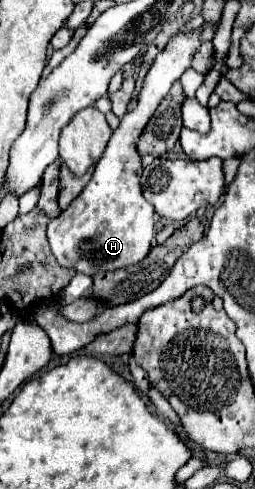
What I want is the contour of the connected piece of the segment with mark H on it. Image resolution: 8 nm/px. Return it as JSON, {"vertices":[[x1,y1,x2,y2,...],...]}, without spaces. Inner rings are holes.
{"vertices":[[203,23,197,29,177,33,165,49,155,57,149,73,143,79,143,87,133,101,133,107,121,119,121,125,113,131,111,141,95,165,93,177,71,205,57,215,49,227,47,237,51,251,59,265,75,269,85,275,95,275,97,271,115,271,139,263,151,249,151,239,155,233,153,213,155,207,143,197,141,191,141,155,137,151,137,141,145,133,149,119,155,109,169,93,171,85,181,79,181,75,191,67,191,61,205,41,213,41,219,31,219,23]]}

